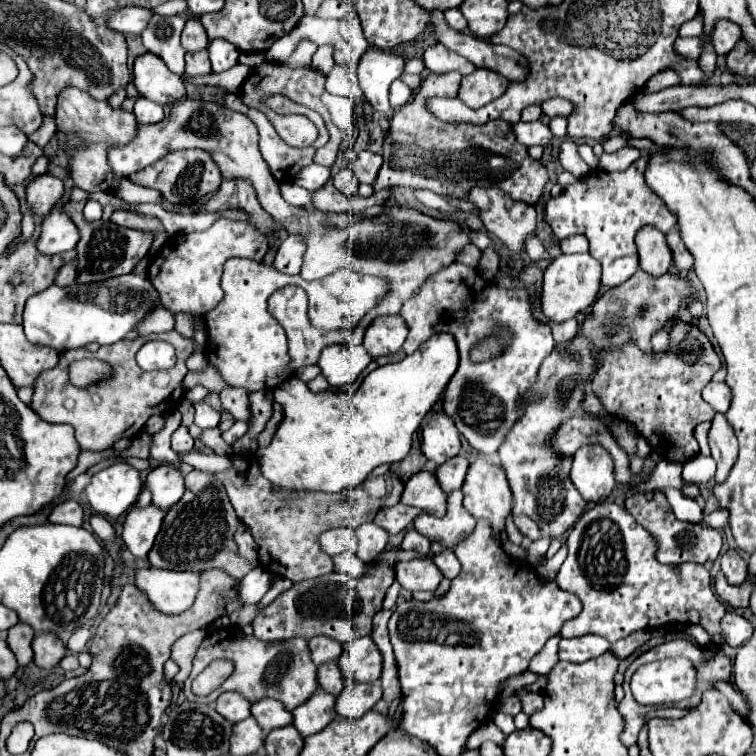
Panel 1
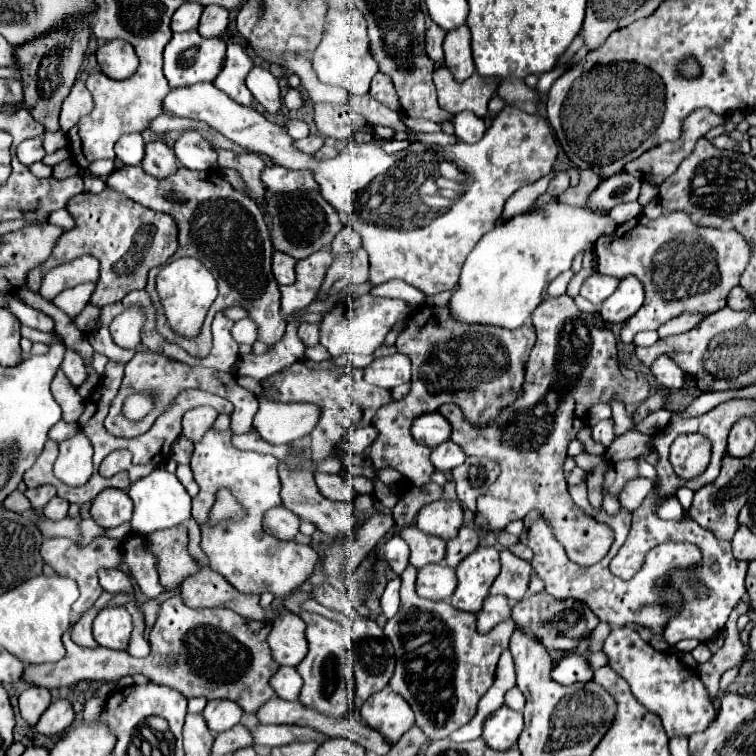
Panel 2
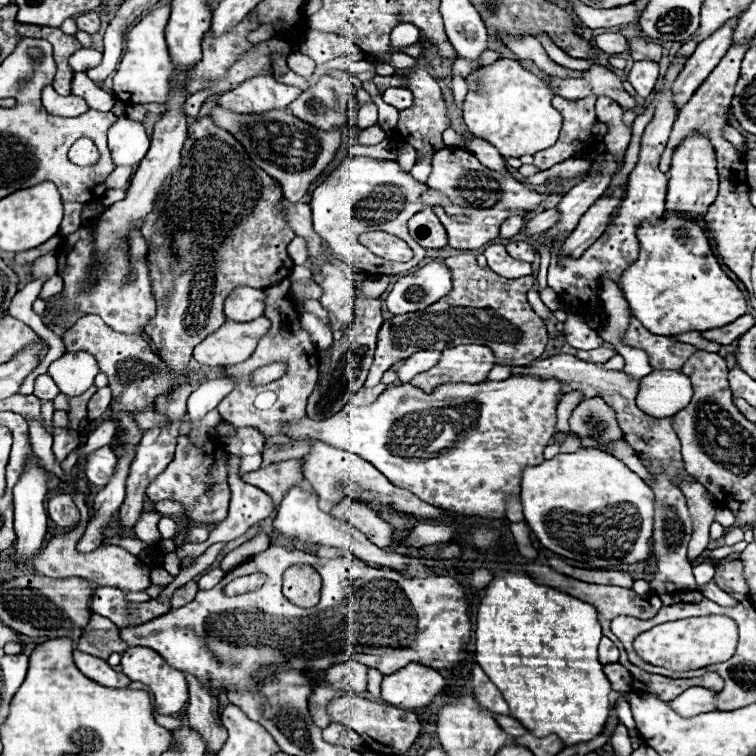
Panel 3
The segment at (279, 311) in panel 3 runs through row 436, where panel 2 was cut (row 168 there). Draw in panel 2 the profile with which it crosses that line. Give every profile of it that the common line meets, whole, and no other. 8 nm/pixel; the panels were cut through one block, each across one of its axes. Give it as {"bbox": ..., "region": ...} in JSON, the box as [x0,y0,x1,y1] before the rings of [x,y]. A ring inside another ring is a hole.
{"bbox":[262,166,318,192],"region":[[[270,166],[262,172],[262,182],[270,192],[298,192],[298,190],[318,190],[318,182],[310,170],[290,170],[284,166]]]}

